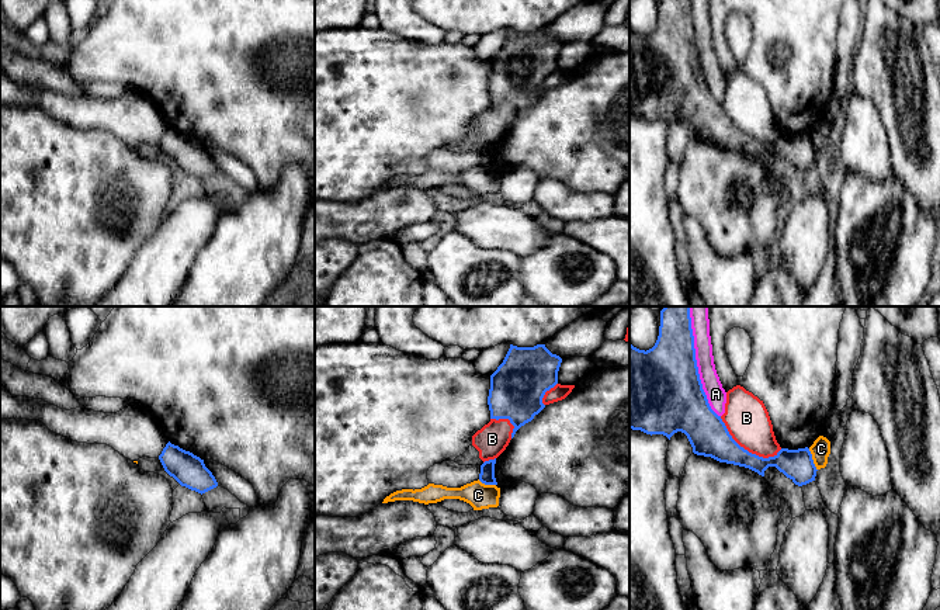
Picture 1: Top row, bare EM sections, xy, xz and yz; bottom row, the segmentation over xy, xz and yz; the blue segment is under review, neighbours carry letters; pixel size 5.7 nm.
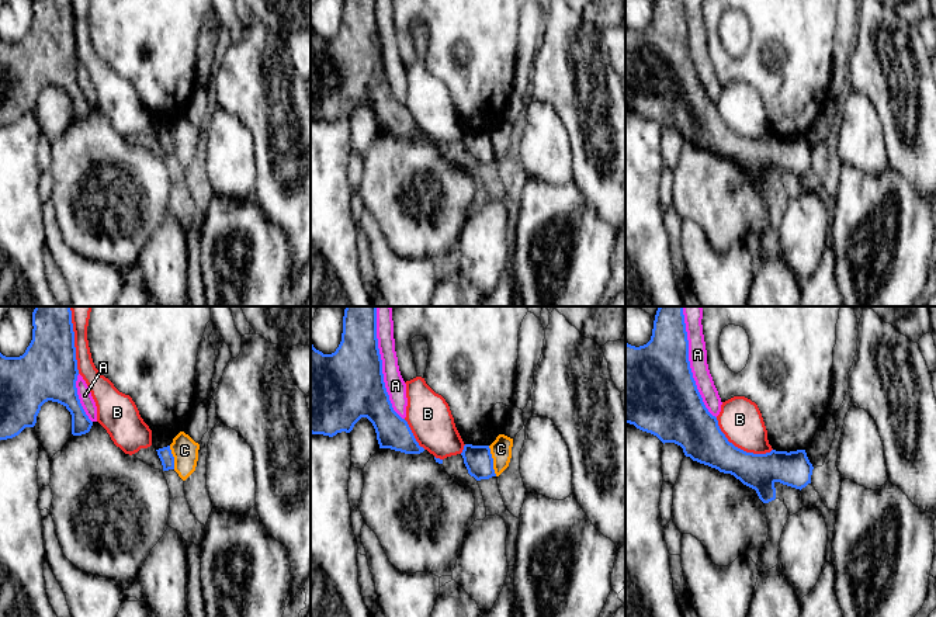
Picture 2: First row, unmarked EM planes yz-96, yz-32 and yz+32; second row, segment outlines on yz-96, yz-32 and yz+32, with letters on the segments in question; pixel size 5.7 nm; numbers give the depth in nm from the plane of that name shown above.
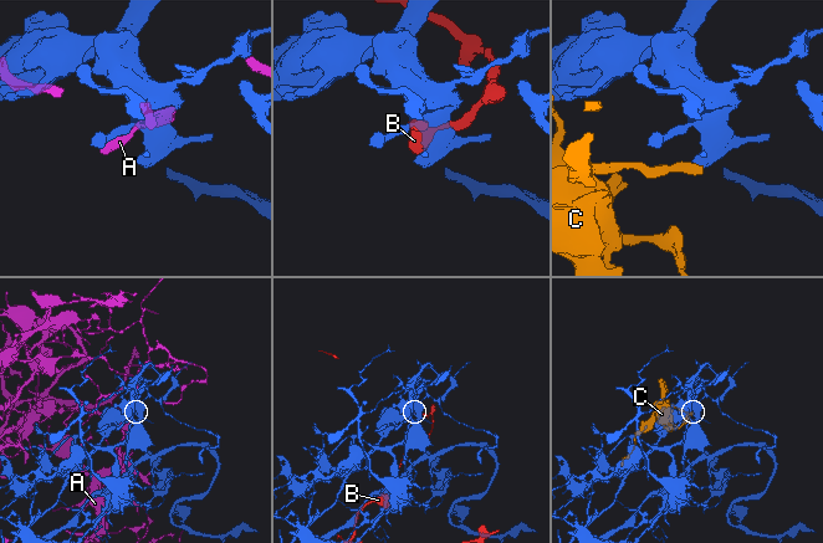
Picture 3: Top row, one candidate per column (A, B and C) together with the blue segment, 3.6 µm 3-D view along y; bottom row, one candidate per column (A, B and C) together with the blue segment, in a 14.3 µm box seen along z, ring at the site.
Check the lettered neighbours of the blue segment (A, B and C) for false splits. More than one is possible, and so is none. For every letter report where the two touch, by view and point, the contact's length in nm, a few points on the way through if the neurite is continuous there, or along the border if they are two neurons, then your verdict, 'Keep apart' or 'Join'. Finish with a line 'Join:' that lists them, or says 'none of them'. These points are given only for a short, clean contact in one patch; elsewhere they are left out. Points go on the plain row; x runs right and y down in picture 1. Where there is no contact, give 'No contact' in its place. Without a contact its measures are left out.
A: Touches blue at yz (696, 51). Shared border 600 nm. Keep apart
B: Touches blue at yz (746, 135). Shared border 400 nm. Keep apart
C: Touches blue at yz (812, 145). Shared border 140 nm. Path across: yz (798, 151), (812, 145), (821, 134). Join
Join: C

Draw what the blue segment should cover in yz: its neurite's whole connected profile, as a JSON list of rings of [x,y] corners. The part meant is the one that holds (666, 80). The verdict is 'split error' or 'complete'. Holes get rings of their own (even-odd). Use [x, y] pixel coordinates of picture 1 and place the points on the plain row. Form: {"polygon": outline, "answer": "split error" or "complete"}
{"polygon": [[[660,0],[658,25],[646,37],[629,28],[629,114],[651,121],[663,119],[669,125],[674,118],[681,117],[697,141],[745,152],[762,162],[769,152],[776,152],[798,171],[815,166],[816,156],[826,152],[830,139],[830,126],[823,121],[819,121],[809,134],[781,134],[769,143],[740,132],[729,119],[721,101],[711,94],[703,74],[690,0]]], "answer": "split error"}

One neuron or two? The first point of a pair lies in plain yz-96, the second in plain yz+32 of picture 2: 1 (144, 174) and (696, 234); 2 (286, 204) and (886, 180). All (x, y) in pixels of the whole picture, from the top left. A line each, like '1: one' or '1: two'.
1: two
2: two

